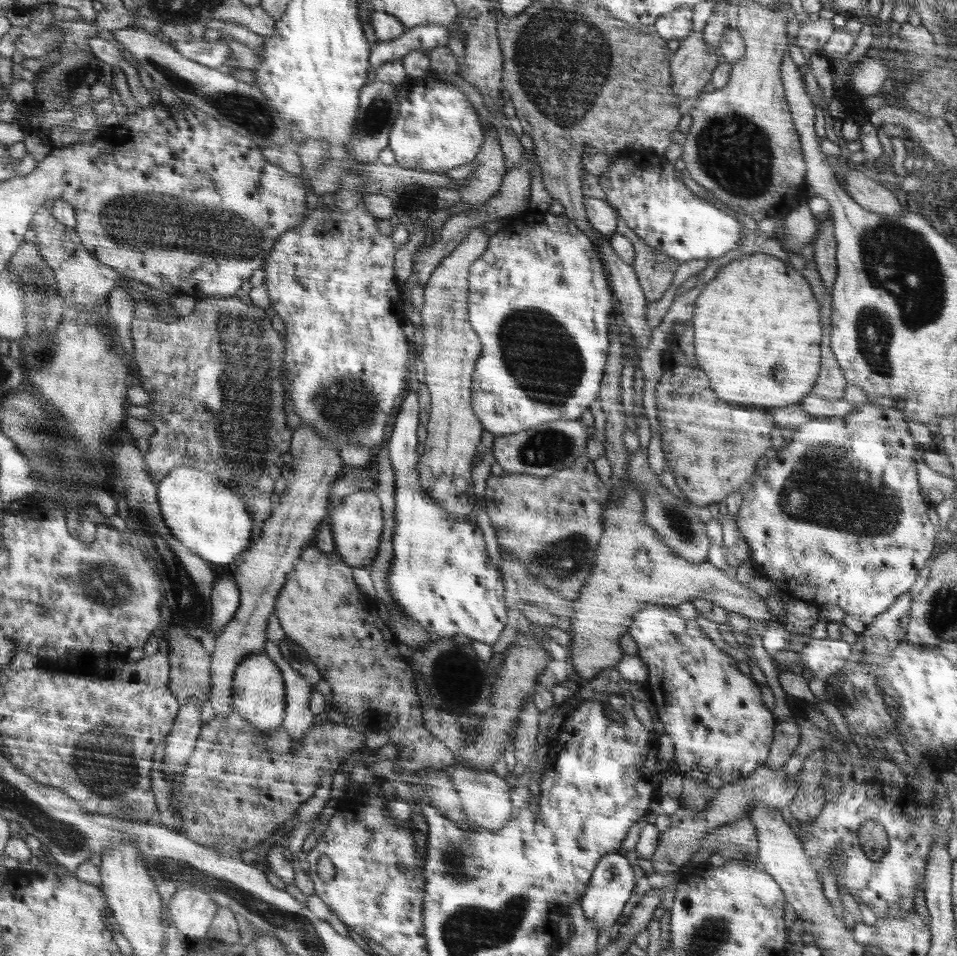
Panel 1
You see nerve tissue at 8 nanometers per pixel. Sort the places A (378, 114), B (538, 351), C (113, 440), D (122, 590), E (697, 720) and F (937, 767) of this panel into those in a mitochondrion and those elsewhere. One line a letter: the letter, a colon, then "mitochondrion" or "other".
A: mitochondrion
B: mitochondrion
C: other
D: mitochondrion
E: other
F: other

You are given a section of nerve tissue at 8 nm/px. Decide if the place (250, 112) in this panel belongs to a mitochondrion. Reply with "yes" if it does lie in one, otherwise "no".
yes

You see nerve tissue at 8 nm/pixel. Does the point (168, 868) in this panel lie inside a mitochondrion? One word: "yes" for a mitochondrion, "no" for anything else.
yes

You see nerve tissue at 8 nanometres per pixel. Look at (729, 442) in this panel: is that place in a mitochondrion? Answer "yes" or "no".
yes

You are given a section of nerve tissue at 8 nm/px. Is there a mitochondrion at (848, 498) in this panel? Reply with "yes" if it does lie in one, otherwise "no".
yes

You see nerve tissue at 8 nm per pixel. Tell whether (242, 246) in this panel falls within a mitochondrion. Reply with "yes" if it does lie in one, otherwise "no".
yes

